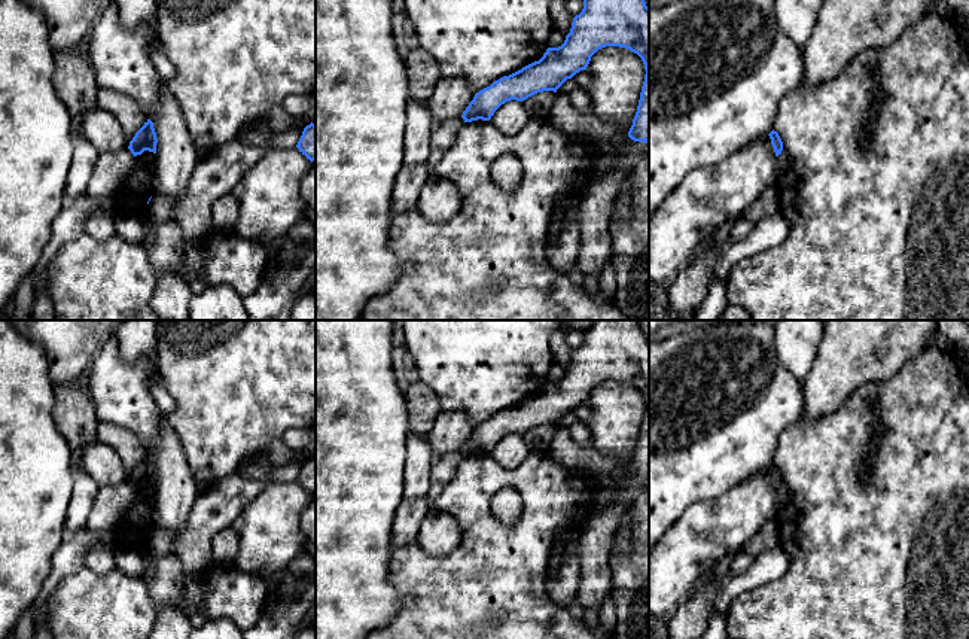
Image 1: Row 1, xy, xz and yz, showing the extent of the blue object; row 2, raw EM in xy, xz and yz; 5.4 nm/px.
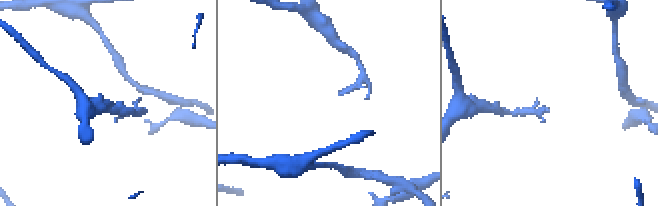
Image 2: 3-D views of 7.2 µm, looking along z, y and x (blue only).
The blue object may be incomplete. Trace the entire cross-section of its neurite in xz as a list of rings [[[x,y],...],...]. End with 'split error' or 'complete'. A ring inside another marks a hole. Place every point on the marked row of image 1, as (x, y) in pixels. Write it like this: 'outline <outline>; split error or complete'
outline [[[583,0],[570,33],[558,48],[548,48],[539,61],[503,76],[475,94],[461,118],[490,121],[506,101],[554,91],[581,70],[601,48],[619,46],[637,54],[645,64],[645,82],[633,125],[609,174],[582,188],[576,219],[581,228],[578,267],[600,280],[610,262],[609,219],[615,197],[630,171],[649,155],[649,7],[645,0]]]; split error

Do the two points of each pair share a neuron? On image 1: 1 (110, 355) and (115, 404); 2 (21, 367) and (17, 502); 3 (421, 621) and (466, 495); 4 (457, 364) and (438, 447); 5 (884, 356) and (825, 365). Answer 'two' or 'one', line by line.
1: one
2: one
3: one
4: two
5: one

